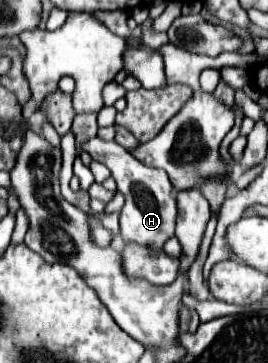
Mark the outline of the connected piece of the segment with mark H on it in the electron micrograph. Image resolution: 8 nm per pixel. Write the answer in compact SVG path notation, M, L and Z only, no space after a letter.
M98 136L82 142L82 150L90 152L90 156L102 164L106 164L118 184L118 190L124 192L126 204L120 212L120 236L122 240L148 246L152 250L160 250L168 238L174 236L176 226L176 198L172 196L172 184L164 170L148 168L140 160L136 160L126 148L116 142L104 142Z

